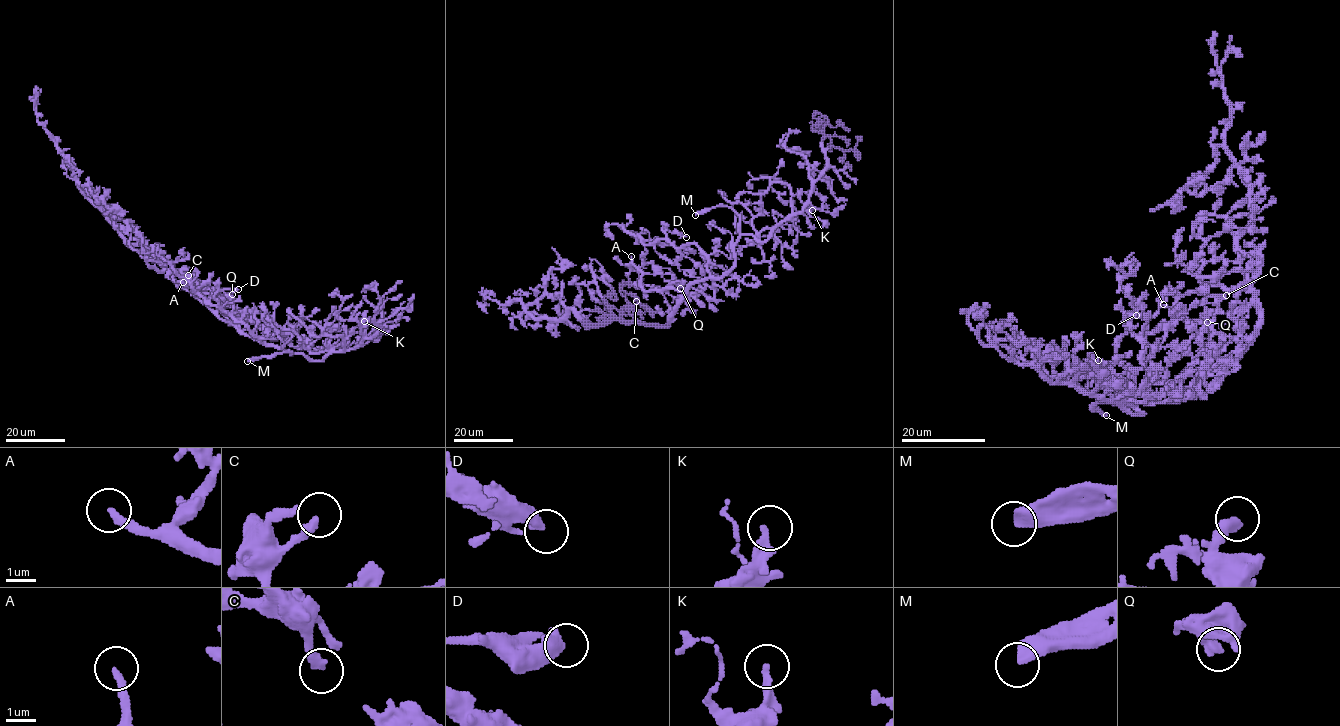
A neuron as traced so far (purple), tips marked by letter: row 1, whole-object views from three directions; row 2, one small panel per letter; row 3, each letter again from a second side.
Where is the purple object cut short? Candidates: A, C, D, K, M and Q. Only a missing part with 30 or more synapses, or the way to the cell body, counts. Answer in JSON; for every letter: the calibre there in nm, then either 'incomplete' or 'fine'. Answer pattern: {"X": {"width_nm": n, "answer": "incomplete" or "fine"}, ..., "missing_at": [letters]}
{"A": {"width_nm": 280, "answer": "incomplete"}, "C": {"width_nm": 320, "answer": "fine"}, "D": {"width_nm": 480, "answer": "fine"}, "K": {"width_nm": 300, "answer": "fine"}, "M": {"width_nm": 460, "answer": "incomplete"}, "Q": {"width_nm": 400, "answer": "fine"}, "missing_at": ["A", "M"]}

